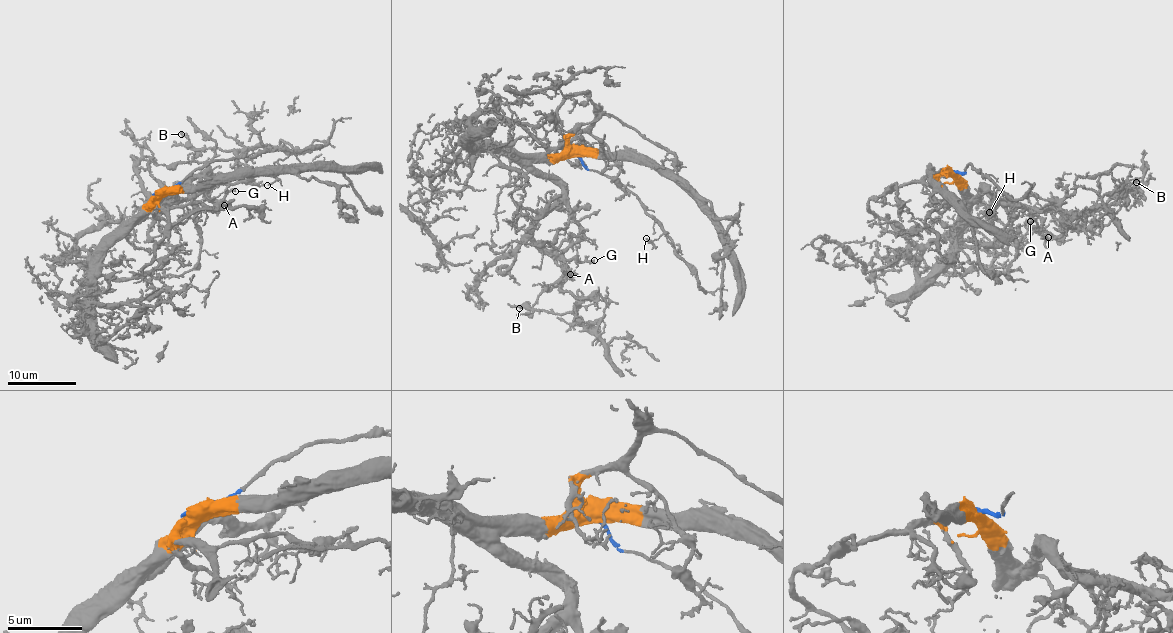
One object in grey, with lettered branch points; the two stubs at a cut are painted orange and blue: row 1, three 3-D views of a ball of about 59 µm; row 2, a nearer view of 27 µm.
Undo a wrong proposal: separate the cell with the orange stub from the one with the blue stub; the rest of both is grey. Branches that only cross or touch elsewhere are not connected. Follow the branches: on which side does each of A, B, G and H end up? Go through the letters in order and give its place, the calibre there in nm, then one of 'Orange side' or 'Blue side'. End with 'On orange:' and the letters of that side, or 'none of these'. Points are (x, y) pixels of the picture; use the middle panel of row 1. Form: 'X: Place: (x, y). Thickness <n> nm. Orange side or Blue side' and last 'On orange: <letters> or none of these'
A: Place: (570, 274). Thickness 180 nm. Orange side
B: Place: (519, 308). Thickness 140 nm. Orange side
G: Place: (594, 260). Thickness 200 nm. Orange side
H: Place: (646, 238). Thickness 120 nm. Blue side
On orange: A, B, G

